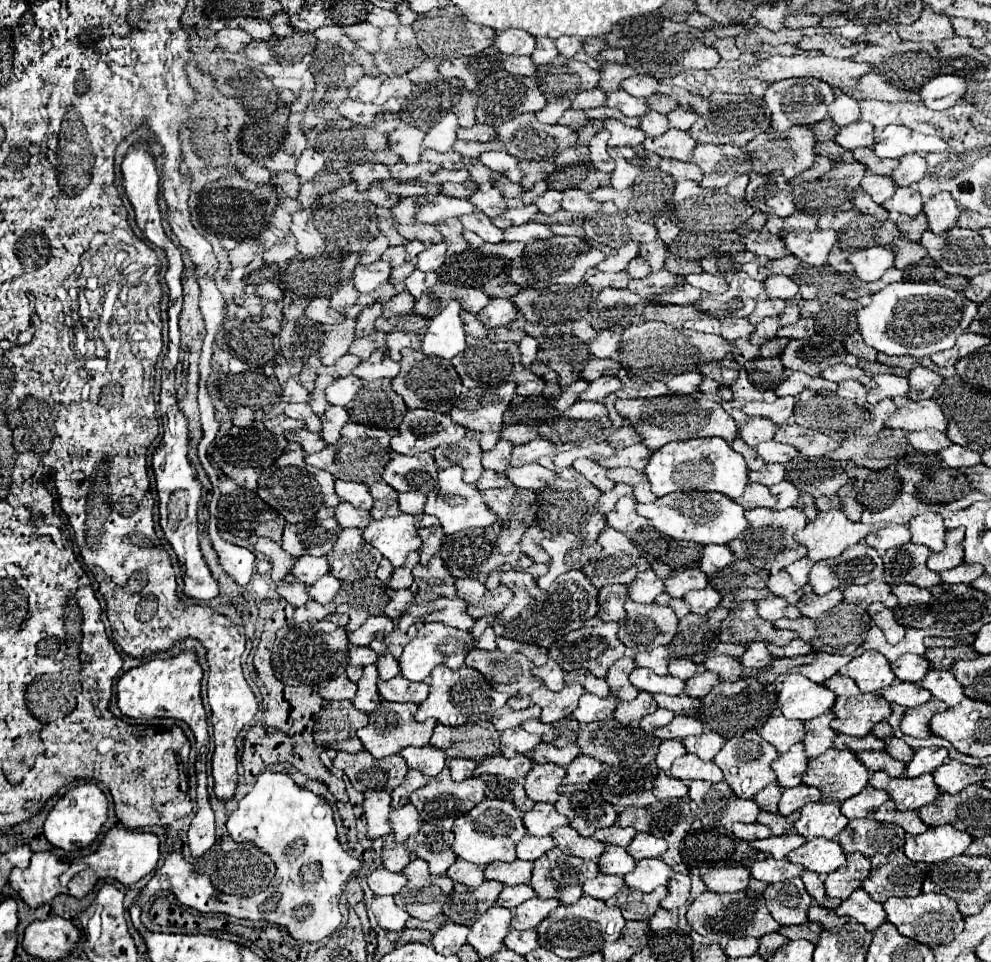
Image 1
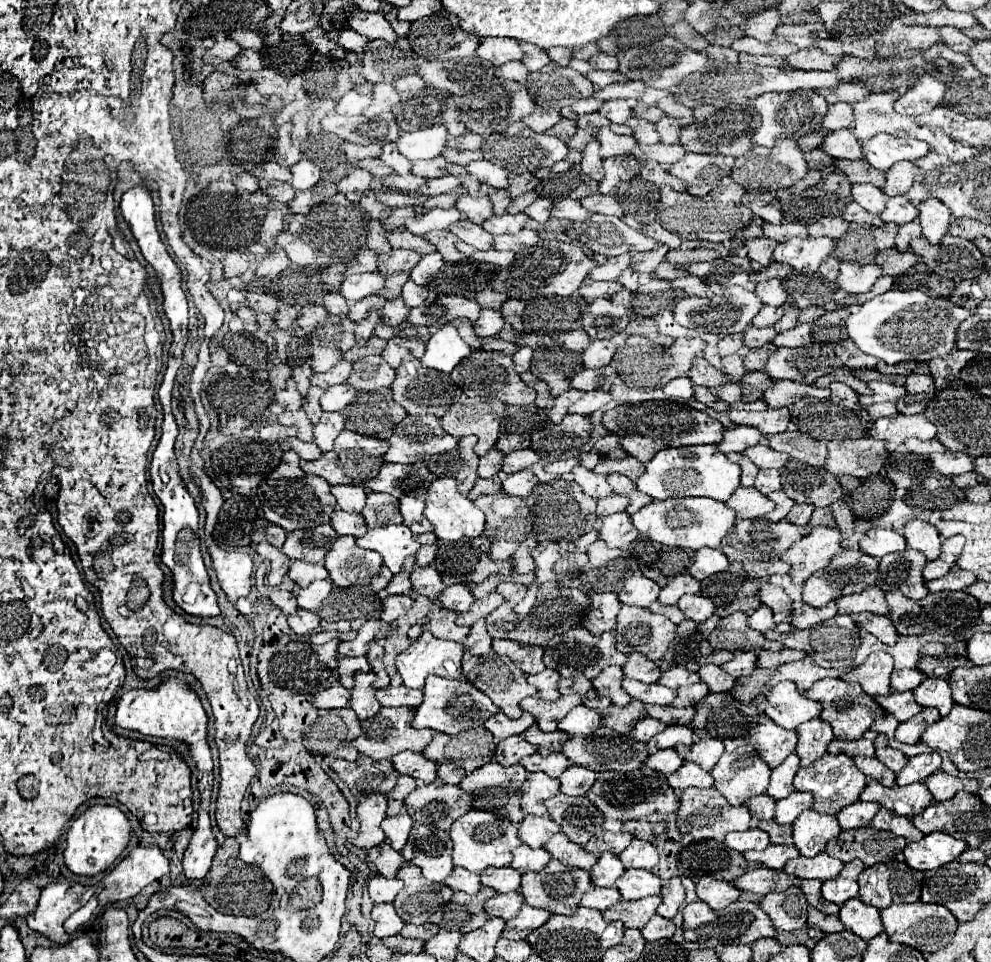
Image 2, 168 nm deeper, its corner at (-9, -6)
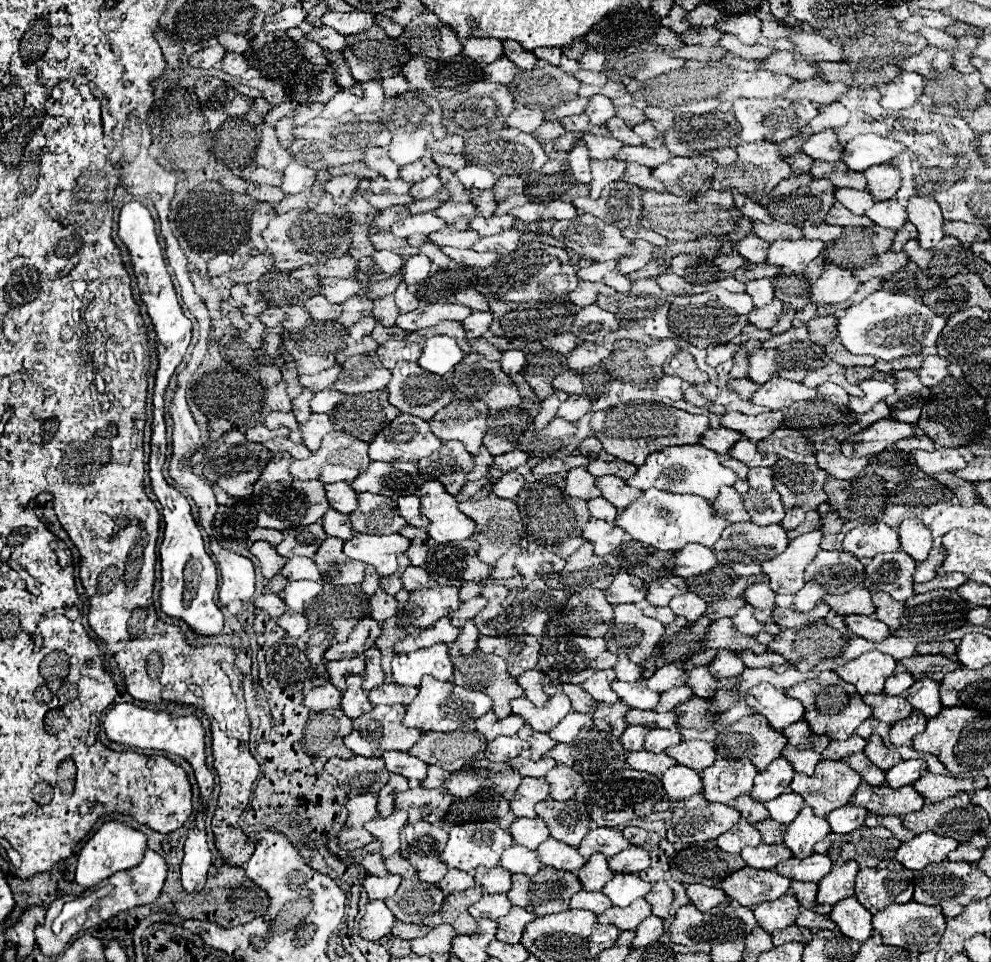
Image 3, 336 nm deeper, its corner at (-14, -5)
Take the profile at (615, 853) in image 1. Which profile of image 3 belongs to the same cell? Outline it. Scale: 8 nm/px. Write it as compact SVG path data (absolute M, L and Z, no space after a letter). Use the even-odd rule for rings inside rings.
M594 854L586 860L586 864L576 872L582 890L590 892L600 892L600 888L606 886L606 882L614 876L612 870L608 868L608 860L602 854Z

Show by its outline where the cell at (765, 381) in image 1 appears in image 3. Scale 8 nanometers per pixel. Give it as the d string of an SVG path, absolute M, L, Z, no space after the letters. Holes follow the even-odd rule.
M740 378L740 380L730 380L728 382L728 388L734 390L742 400L750 400L750 396L758 390L758 384L754 384L748 378Z

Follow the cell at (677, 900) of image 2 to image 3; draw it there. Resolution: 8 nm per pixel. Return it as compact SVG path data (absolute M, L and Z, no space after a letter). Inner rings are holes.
M654 882L652 884L652 890L646 894L646 902L652 906L652 914L654 916L658 916L658 918L662 918L662 920L666 920L670 914L668 914L668 910L670 910L670 906L672 906L672 890L668 888L668 884L666 882Z

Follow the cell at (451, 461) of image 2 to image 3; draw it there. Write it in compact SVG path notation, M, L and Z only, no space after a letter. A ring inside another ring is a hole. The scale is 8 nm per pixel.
M444 442L442 448L418 462L418 472L424 480L438 480L446 492L456 496L466 484L466 474L472 470L472 456L460 442Z

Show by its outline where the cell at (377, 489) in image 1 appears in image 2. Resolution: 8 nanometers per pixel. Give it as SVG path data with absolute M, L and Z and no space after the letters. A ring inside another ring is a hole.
M371 491L367 495L367 505L363 509L363 517L371 529L389 525L389 523L403 523L403 517L399 513L399 501L387 493Z

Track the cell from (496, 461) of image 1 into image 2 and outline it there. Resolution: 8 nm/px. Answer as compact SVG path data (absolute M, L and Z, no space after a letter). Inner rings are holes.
M491 449L485 457L481 457L479 461L479 477L495 477L501 471L501 461L505 459L505 455L499 449Z

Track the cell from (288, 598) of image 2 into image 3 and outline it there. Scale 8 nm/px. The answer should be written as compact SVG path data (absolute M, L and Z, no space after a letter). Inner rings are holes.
M264 594L264 596L258 596L258 598L254 598L254 602L252 602L256 608L260 608L260 610L264 610L270 618L278 618L278 616L282 616L288 608L286 608L286 604L282 602L282 598L278 598L278 594Z

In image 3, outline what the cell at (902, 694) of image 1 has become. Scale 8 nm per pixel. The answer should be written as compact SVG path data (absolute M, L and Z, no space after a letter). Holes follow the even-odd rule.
M866 694L862 696L868 706L872 706L872 718L894 724L912 714L910 704L904 696L886 696L886 694Z

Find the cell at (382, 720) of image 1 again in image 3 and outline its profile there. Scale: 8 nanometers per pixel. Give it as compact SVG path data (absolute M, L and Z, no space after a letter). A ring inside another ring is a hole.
M392 704L392 706L374 706L370 712L366 712L360 718L354 718L354 730L346 736L344 744L358 756L370 756L370 758L378 758L388 750L396 750L396 752L408 752L422 736L420 730L416 728L406 728L402 726L402 716L404 716L406 708L402 704Z

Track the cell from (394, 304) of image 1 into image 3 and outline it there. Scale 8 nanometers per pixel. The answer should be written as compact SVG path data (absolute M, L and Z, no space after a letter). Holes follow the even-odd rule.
M386 296L386 298L378 298L374 302L374 308L372 308L372 316L382 324L382 326L394 326L396 318L398 318L398 308L394 304L394 298L392 296Z

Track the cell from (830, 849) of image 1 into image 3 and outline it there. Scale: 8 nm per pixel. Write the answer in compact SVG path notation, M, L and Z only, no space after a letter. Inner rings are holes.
M812 854L808 858L788 858L782 864L776 866L776 872L780 876L786 876L790 880L804 880L804 882L820 882L832 868L832 862L828 856Z

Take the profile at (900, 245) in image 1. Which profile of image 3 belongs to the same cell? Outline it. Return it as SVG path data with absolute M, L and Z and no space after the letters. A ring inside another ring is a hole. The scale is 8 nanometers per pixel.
M886 252L886 254L882 254L882 256L878 256L872 264L868 264L866 268L862 268L862 270L856 270L854 274L864 282L864 280L868 280L868 278L872 278L872 276L876 276L876 278L886 278L886 276L890 276L890 274L894 274L896 270L900 270L904 264L908 262L908 258L906 258L906 254L904 252Z

